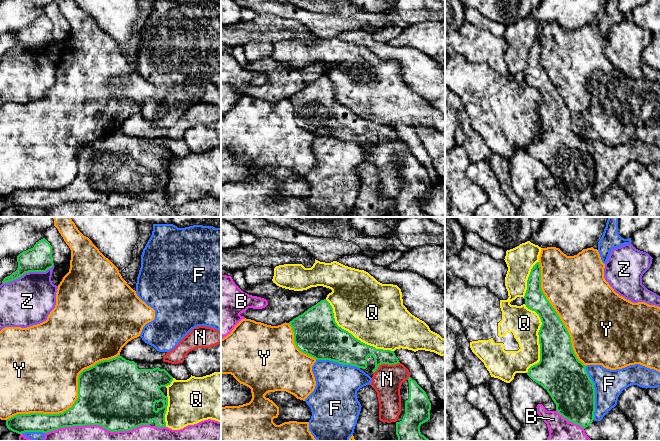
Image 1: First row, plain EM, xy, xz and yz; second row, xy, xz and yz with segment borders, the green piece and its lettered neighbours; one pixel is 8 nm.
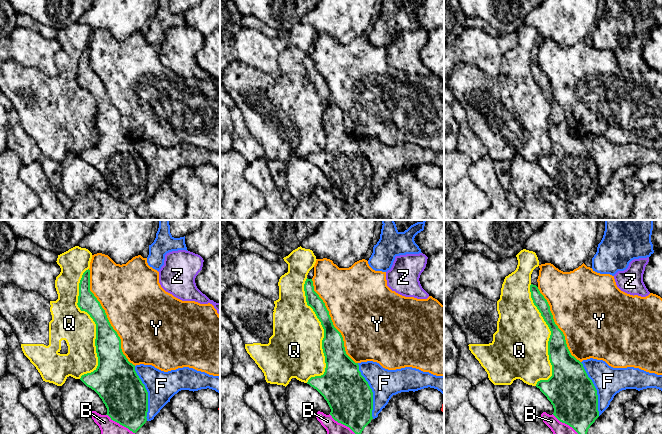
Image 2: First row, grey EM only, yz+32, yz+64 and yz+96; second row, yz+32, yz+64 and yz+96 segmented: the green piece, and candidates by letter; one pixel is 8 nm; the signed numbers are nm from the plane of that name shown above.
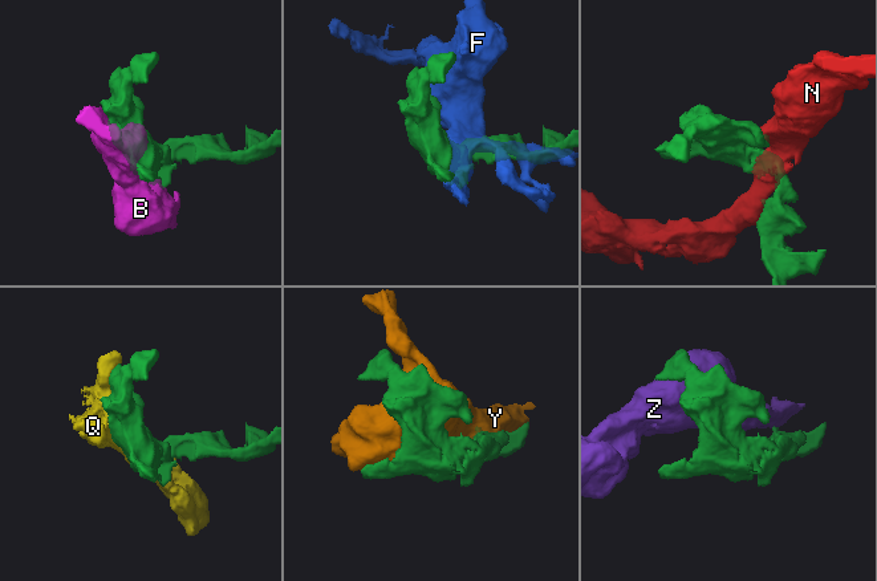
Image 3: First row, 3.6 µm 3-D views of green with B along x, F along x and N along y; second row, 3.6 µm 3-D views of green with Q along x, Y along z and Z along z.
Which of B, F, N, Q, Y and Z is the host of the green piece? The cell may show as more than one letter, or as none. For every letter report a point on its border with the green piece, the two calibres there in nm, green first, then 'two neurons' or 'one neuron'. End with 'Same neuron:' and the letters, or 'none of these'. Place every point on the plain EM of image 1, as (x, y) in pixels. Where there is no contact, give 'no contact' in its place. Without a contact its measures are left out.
B: yz (570, 197) | 340/300 nm | two neurons
F: yz (594, 169) | 360/240 nm | one neuron
N: xz (386, 139) | 190/240 nm | two neurons
Q: xz (352, 111) | 340/480 nm | two neurons
Y: xy (74, 179) | 440/460 nm | two neurons
Z: xy (27, 48) | 200/400 nm | two neurons
Same neuron: F

